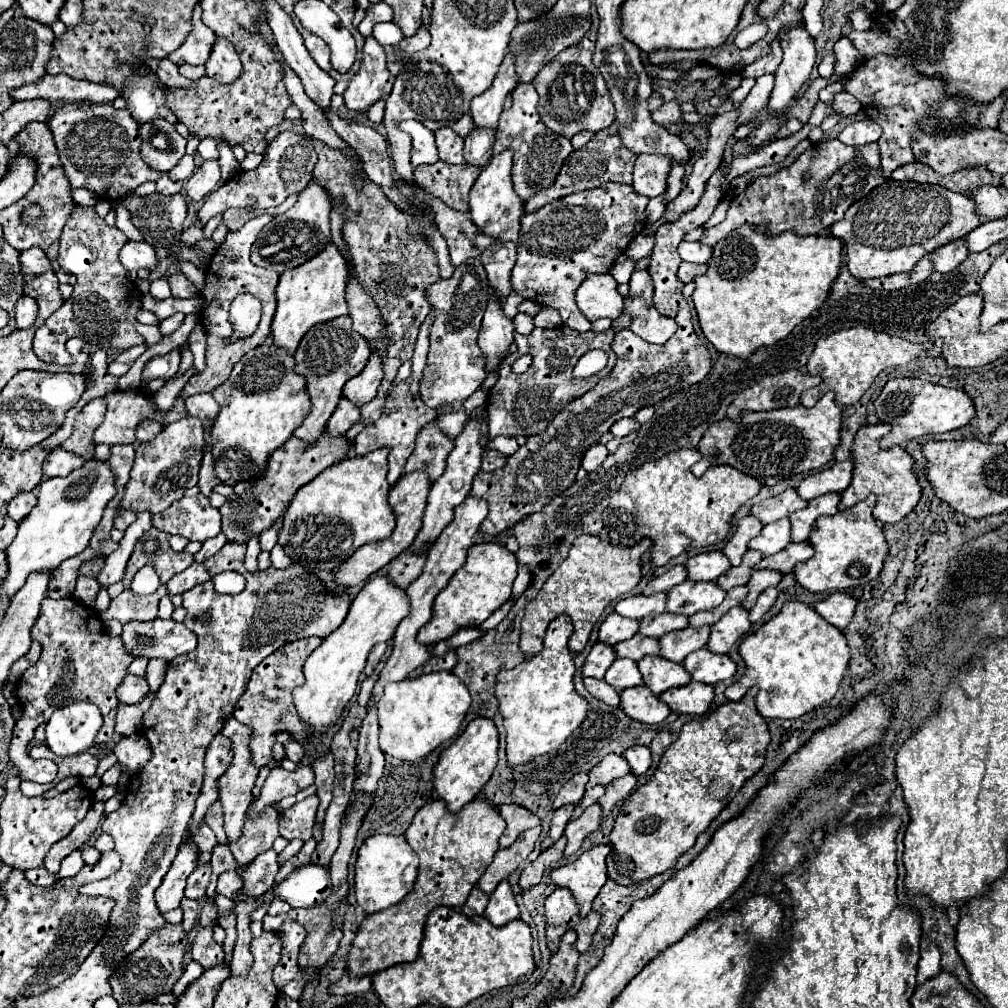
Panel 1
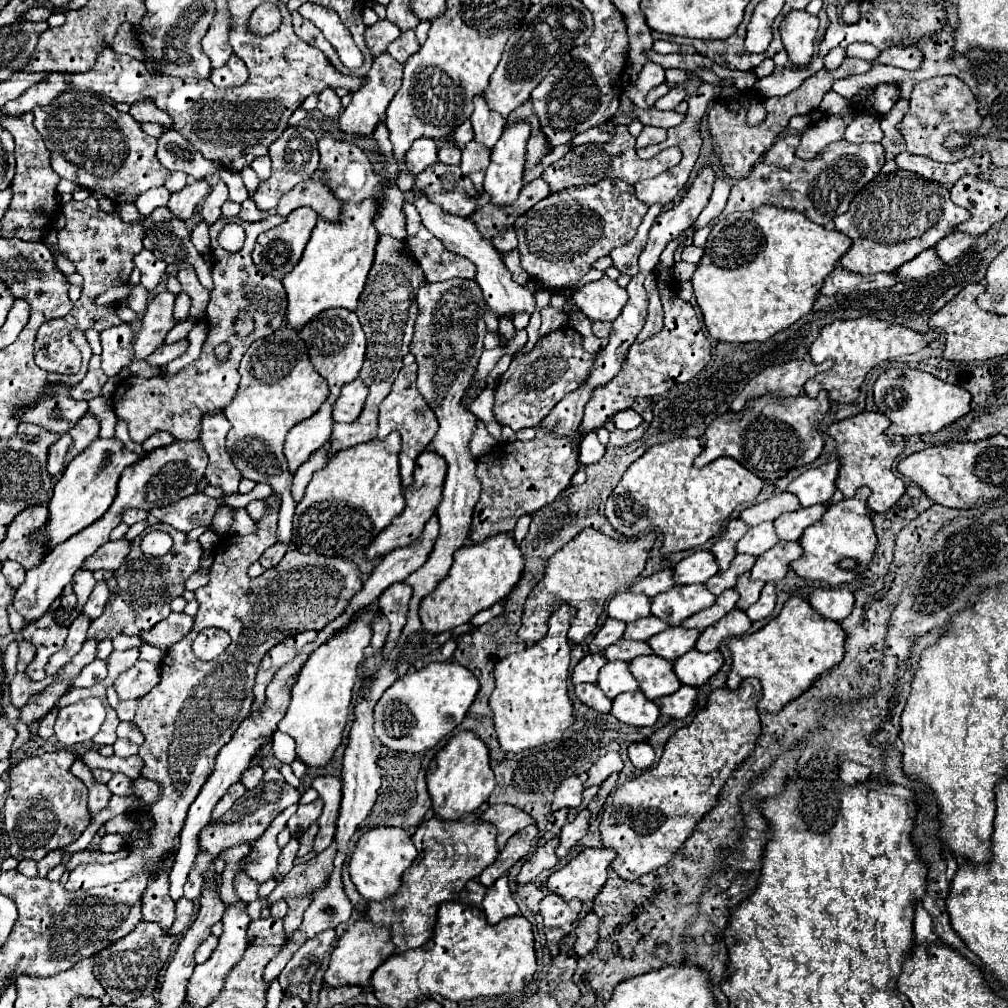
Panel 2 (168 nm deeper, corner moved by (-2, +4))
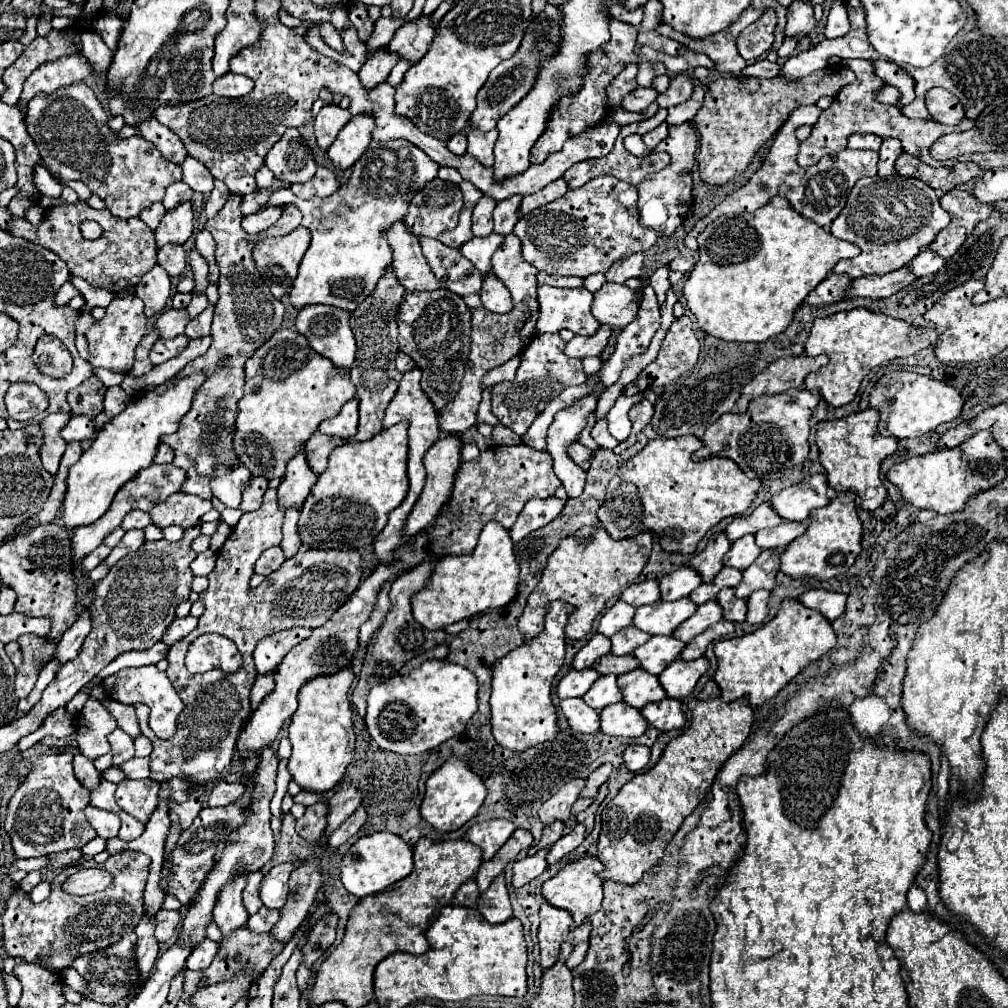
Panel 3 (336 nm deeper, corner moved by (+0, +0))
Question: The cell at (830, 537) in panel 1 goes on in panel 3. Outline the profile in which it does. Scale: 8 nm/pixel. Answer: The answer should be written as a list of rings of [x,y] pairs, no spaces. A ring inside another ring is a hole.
[[[840,492],[830,500],[828,506],[818,508],[808,518],[806,532],[792,540],[780,556],[780,570],[792,578],[814,576],[820,580],[846,574],[846,570],[854,564],[860,554],[860,538],[862,538],[862,522],[856,514],[856,494]]]

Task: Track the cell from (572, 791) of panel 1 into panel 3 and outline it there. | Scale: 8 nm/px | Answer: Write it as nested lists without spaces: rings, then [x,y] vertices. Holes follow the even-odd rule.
[[[568,782],[568,784],[564,784],[550,800],[546,800],[546,802],[542,804],[542,808],[540,808],[540,812],[538,812],[540,822],[542,822],[544,826],[548,826],[548,824],[552,824],[552,822],[556,822],[556,820],[566,822],[566,820],[570,818],[570,808],[572,808],[572,804],[576,802],[578,794],[580,794],[578,782]]]

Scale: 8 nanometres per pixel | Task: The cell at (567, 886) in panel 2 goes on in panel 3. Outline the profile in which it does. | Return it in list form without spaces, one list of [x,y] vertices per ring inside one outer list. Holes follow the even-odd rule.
[[[584,856],[576,862],[570,862],[554,878],[550,878],[542,884],[544,900],[548,904],[568,910],[572,914],[572,920],[574,920],[572,928],[578,928],[580,924],[584,924],[586,918],[592,916],[594,912],[598,912],[598,908],[602,904],[602,878],[596,874],[596,870],[604,870],[602,862],[596,856]]]

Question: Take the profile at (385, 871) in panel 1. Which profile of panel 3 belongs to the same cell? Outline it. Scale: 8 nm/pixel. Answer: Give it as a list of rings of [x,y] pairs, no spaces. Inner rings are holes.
[[[376,832],[370,836],[358,838],[350,846],[350,850],[346,852],[346,856],[340,862],[340,880],[352,896],[364,898],[364,896],[382,892],[388,886],[392,886],[394,882],[406,878],[412,872],[412,866],[414,866],[412,848],[400,836],[396,836],[392,832]]]

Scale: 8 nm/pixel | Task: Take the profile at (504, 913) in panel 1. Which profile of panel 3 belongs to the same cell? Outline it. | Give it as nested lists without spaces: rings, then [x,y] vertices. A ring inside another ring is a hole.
[[[500,874],[490,888],[480,896],[478,900],[478,912],[490,922],[490,924],[502,924],[512,918],[512,906],[508,900],[508,890],[504,884],[504,874]]]

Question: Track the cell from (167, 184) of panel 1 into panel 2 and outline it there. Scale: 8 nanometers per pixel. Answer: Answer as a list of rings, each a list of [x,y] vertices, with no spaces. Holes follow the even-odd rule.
[[[162,186],[162,188],[150,188],[148,192],[144,192],[144,194],[138,196],[136,208],[140,210],[142,216],[146,216],[146,214],[150,214],[154,208],[166,206],[168,198],[170,198],[170,192],[168,192],[164,186]]]

